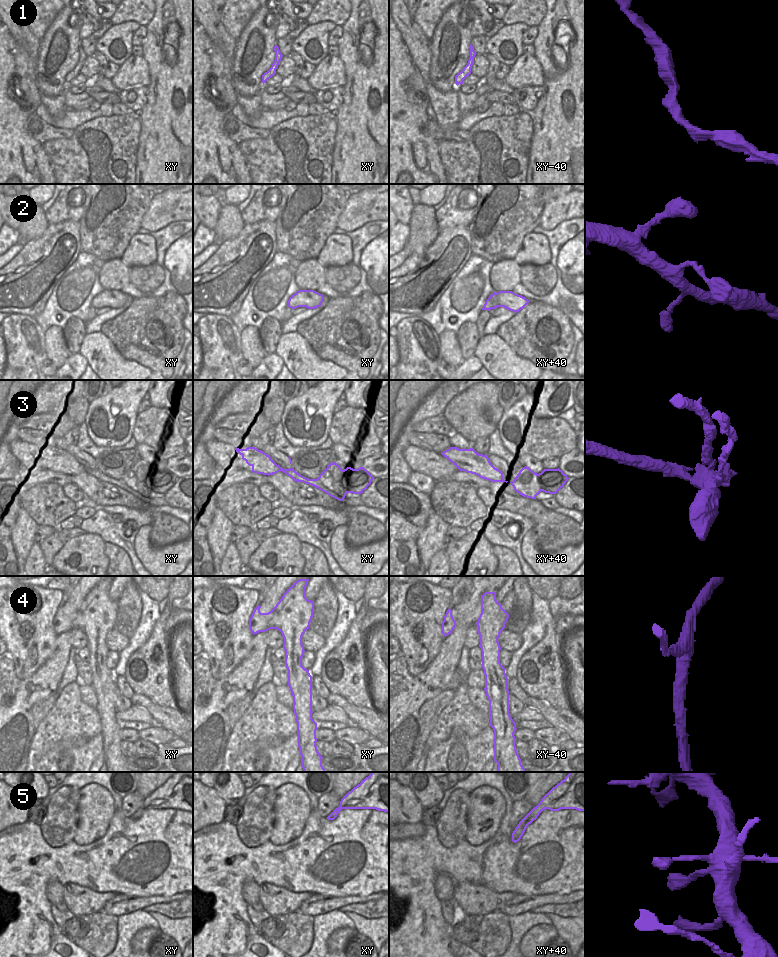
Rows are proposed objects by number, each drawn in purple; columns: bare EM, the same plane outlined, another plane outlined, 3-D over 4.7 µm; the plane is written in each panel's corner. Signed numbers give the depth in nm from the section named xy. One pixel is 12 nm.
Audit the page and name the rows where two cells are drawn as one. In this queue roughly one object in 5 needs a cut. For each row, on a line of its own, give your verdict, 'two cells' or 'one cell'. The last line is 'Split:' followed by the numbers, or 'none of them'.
1: one cell
2: one cell
3: two cells
4: one cell
5: one cell
Split: 3

